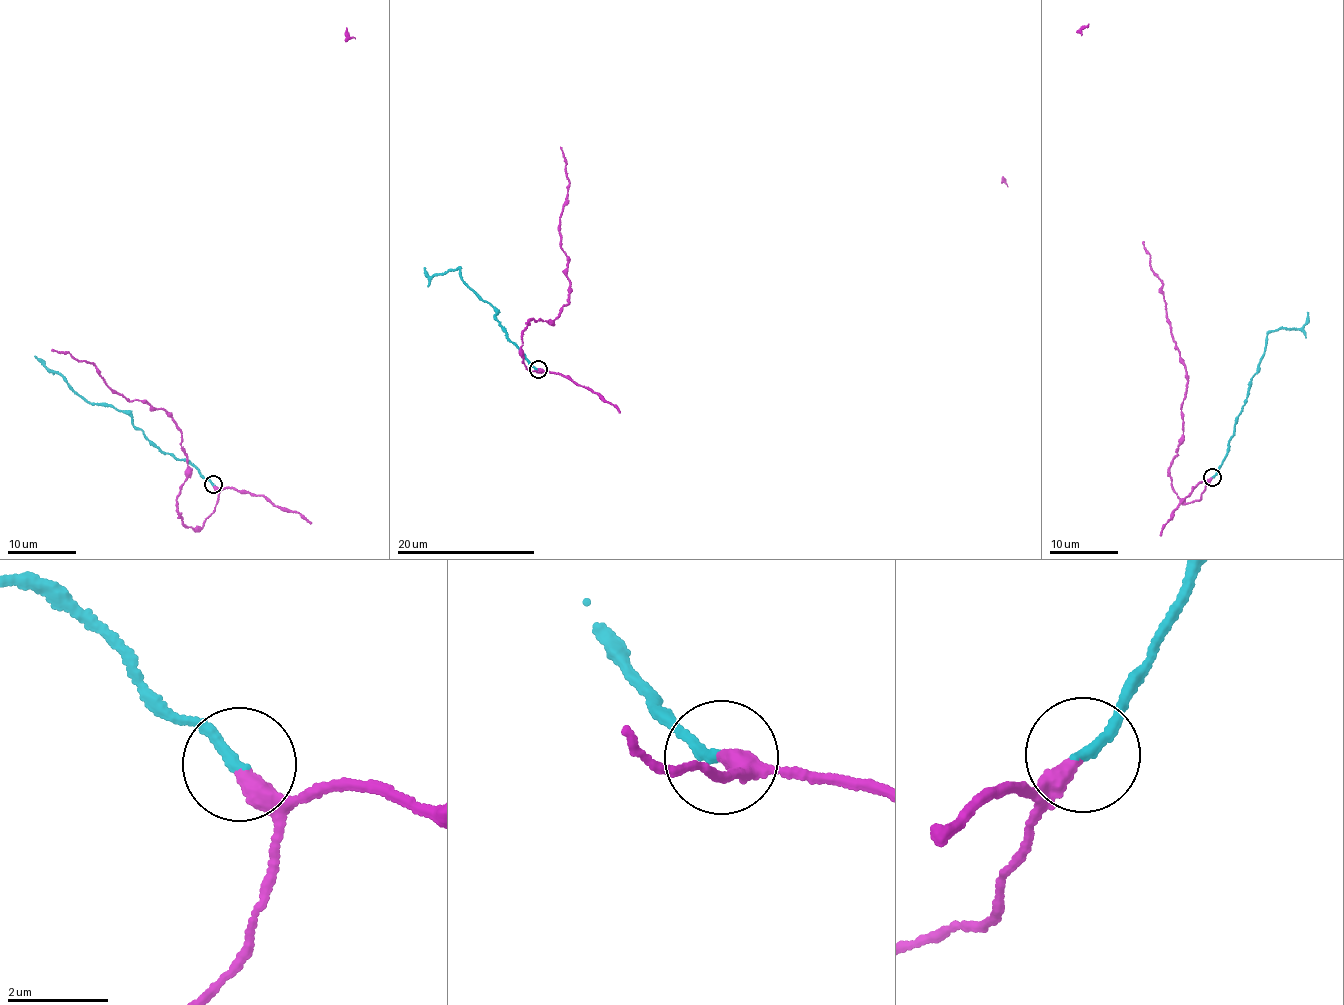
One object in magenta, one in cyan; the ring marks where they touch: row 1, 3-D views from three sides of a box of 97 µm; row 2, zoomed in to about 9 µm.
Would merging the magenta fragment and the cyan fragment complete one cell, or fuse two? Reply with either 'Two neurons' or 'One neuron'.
Two neurons

